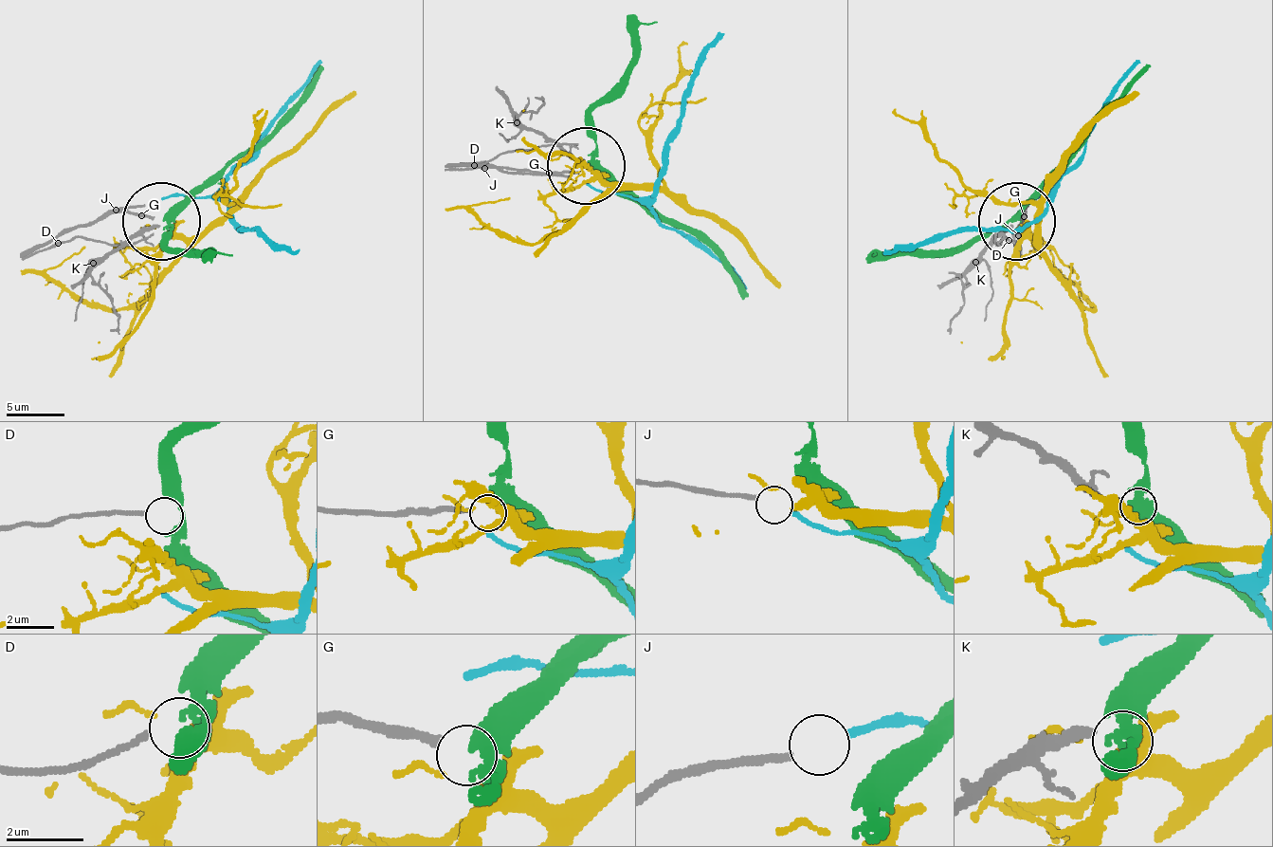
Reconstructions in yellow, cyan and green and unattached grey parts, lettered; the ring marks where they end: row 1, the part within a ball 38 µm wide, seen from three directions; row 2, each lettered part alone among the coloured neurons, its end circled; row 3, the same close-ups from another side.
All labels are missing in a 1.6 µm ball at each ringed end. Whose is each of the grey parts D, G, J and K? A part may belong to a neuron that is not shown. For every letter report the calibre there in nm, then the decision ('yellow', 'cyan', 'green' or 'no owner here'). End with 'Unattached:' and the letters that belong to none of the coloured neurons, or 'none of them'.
D: 170 nm thick; no owner here
G: 200 nm thick; green
J: 190 nm thick; no owner here
K: 260 nm thick; yellow
Unattached: D, J

